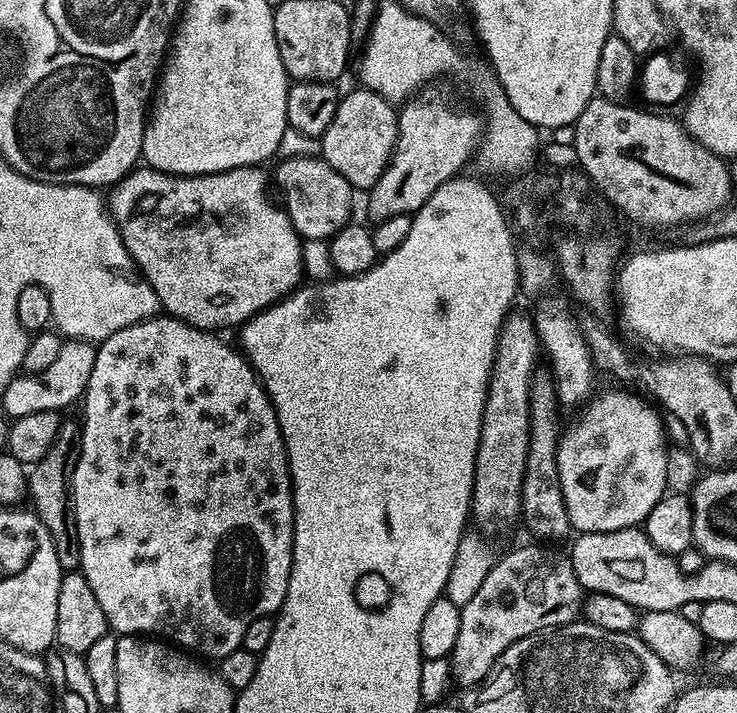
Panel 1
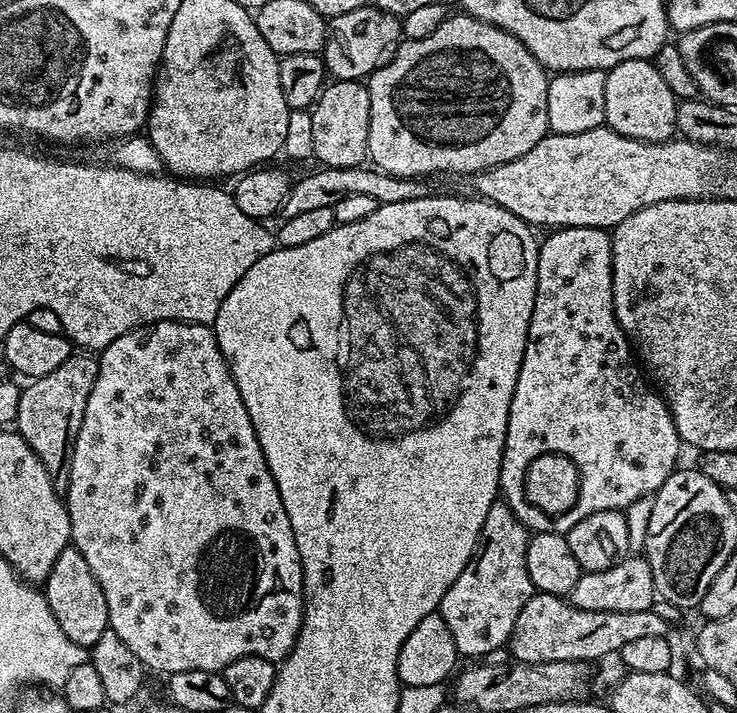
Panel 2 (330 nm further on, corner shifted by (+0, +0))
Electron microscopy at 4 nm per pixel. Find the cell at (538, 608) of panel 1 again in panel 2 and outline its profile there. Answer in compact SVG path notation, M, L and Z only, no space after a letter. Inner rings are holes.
M536 592L526 602L526 606L522 606L522 614L518 614L518 619L514 622L514 630L510 634L506 648L507 651L512 651L512 654L510 654L512 660L521 660L527 664L537 664L538 662L562 662L563 660L593 662L592 660L600 660L603 656L610 655L611 652L612 655L619 654L622 650L622 646L626 646L626 642L630 642L631 640L637 638L654 638L655 636L668 636L669 632L670 624L663 621L662 618L658 618L657 614L654 614L651 608L638 610L637 612L599 612L598 610L582 610L581 608L575 608L575 606L563 596L555 596L554 594L546 594L545 592Z

